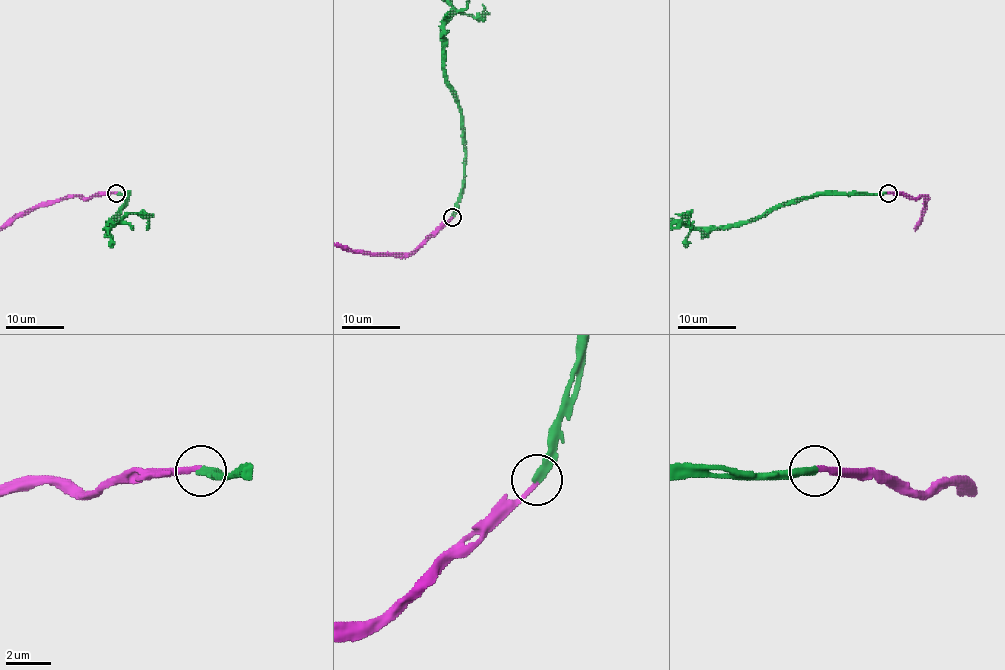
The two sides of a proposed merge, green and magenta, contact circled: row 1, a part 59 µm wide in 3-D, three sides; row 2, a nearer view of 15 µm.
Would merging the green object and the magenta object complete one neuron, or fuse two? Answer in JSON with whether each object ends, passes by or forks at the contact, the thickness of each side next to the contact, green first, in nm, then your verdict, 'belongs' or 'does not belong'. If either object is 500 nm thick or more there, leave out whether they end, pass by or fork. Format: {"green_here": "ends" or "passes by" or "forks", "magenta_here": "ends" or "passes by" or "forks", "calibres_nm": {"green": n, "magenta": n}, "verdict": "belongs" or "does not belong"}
{"green_here": "ends", "magenta_here": "ends", "calibres_nm": {"green": 320, "magenta": 200}, "verdict": "belongs"}

